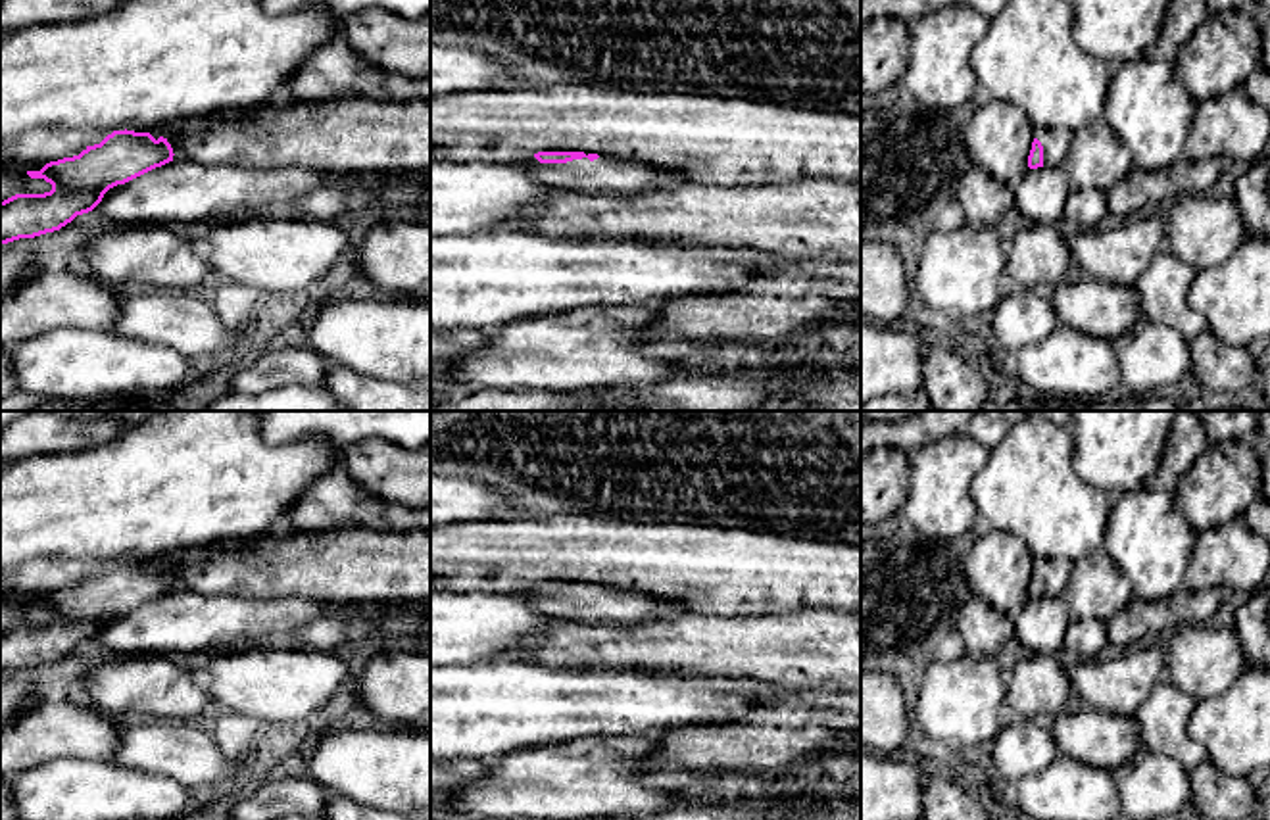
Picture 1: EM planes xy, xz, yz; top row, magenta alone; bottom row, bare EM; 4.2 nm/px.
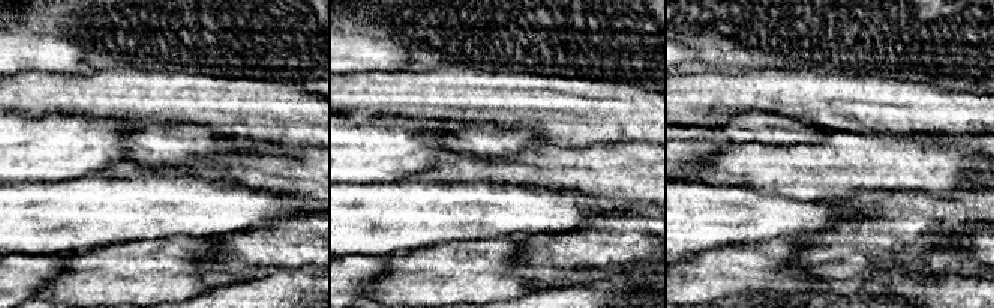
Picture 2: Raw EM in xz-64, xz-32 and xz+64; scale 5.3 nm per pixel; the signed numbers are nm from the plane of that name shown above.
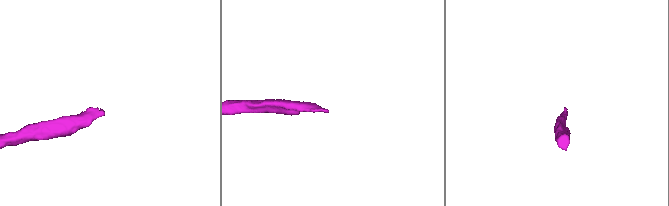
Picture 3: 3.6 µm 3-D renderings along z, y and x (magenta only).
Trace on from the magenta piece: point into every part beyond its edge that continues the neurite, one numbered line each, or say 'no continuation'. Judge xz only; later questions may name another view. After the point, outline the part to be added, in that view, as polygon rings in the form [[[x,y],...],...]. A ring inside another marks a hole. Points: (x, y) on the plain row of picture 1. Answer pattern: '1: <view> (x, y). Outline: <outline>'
1: xz (606, 603). Outline: [[[530,586],[528,593],[528,603],[534,611],[584,622],[642,624],[688,609],[678,599],[649,597],[640,591],[615,590],[611,586],[599,586],[594,591],[582,588],[567,593],[540,593]]]

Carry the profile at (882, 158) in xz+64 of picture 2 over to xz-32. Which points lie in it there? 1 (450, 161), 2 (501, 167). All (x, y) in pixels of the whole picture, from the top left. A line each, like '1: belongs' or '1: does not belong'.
1: belongs
2: belongs

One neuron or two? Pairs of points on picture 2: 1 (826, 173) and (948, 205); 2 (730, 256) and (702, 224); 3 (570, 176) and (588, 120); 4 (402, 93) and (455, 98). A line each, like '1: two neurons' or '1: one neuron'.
1: two neurons
2: two neurons
3: two neurons
4: one neuron

